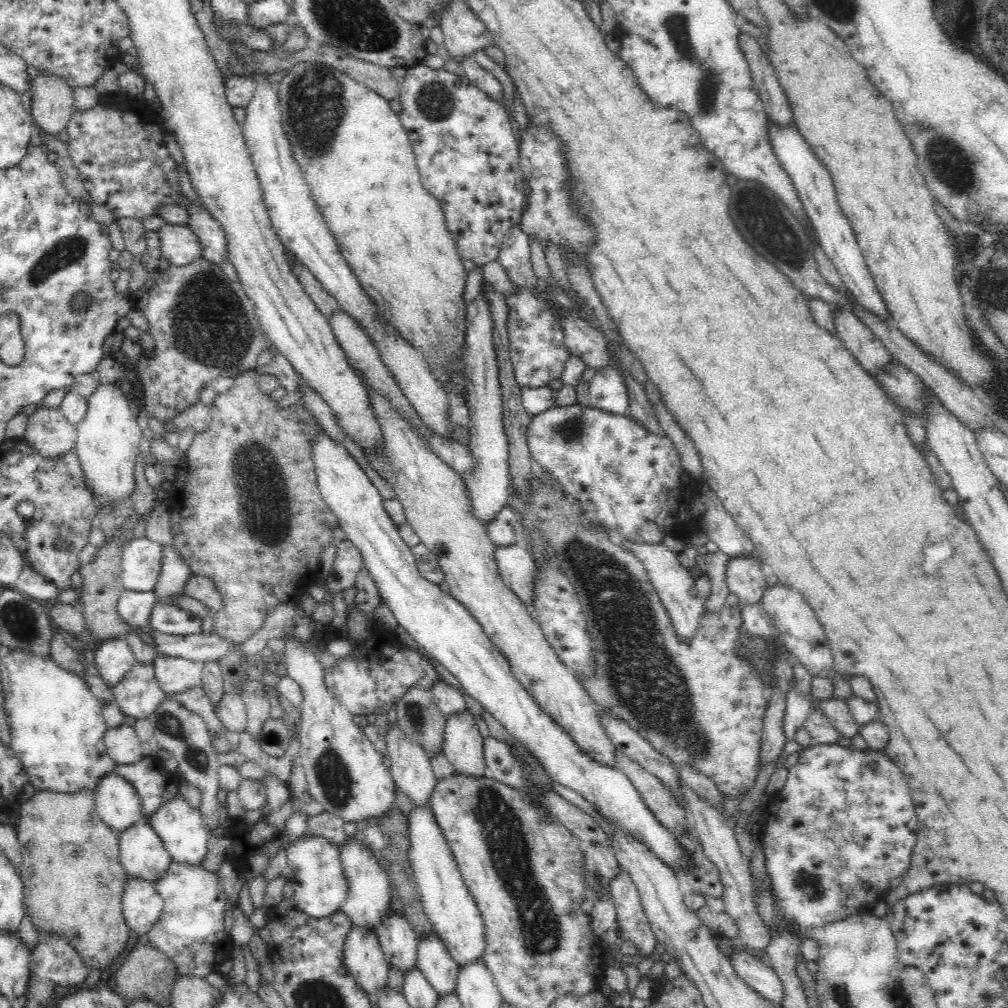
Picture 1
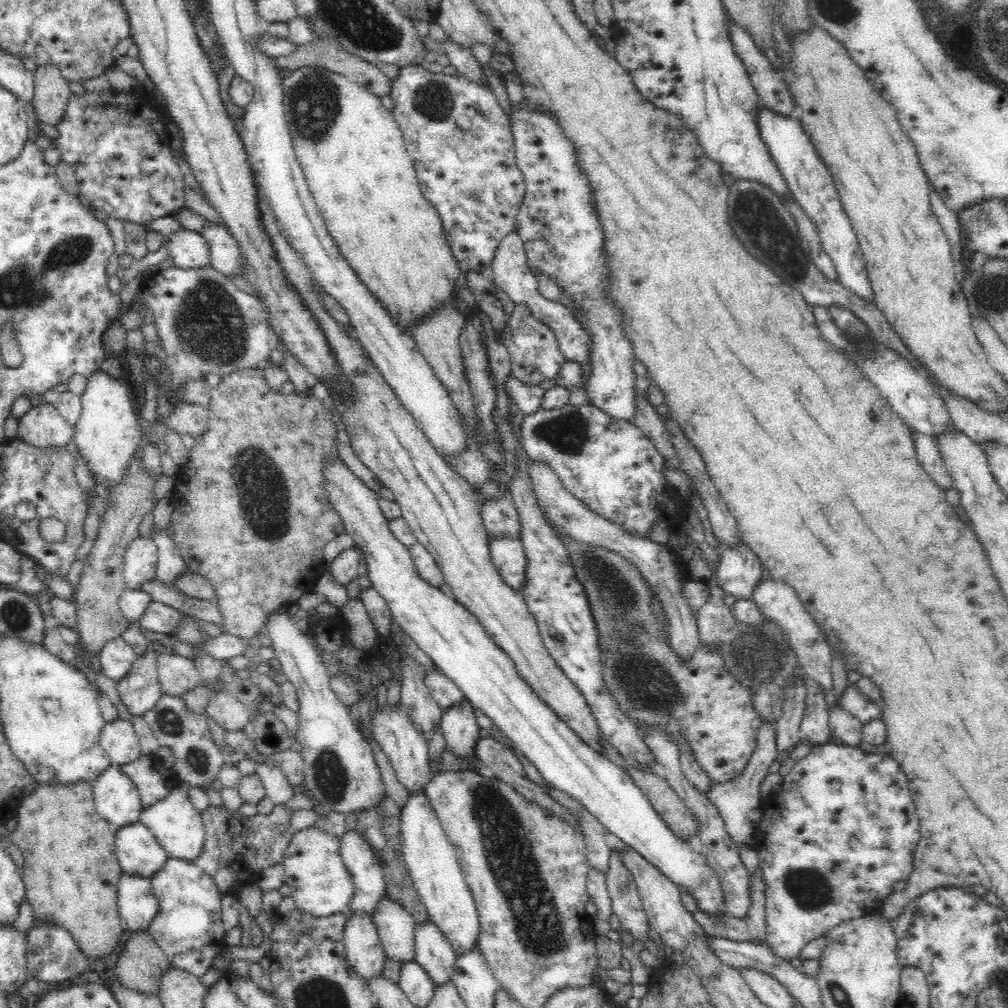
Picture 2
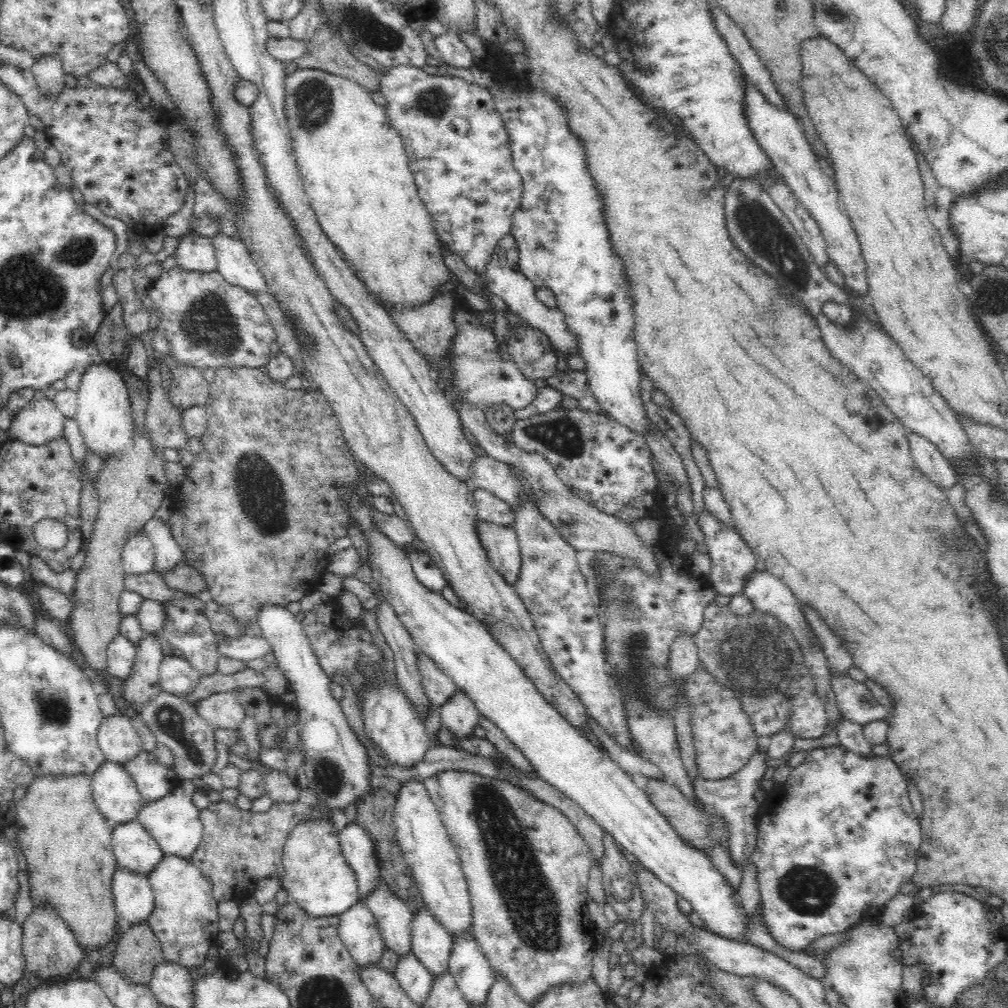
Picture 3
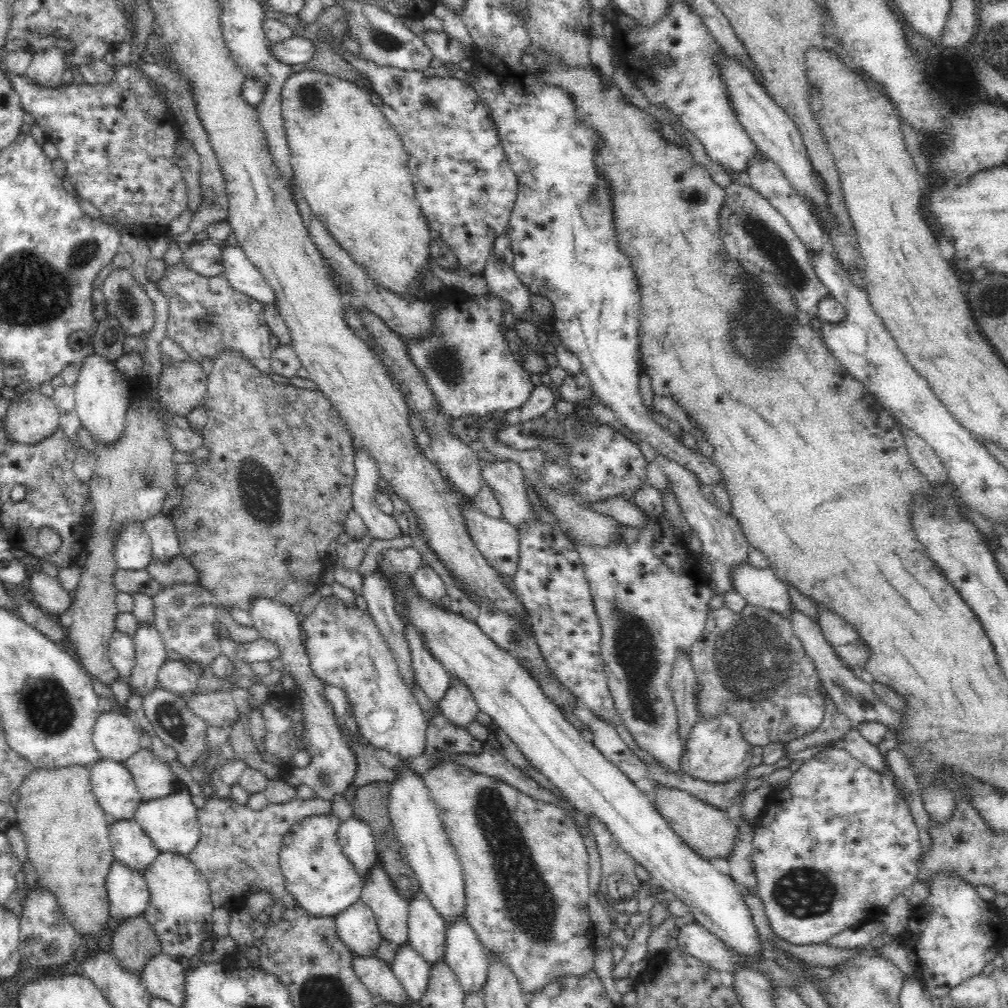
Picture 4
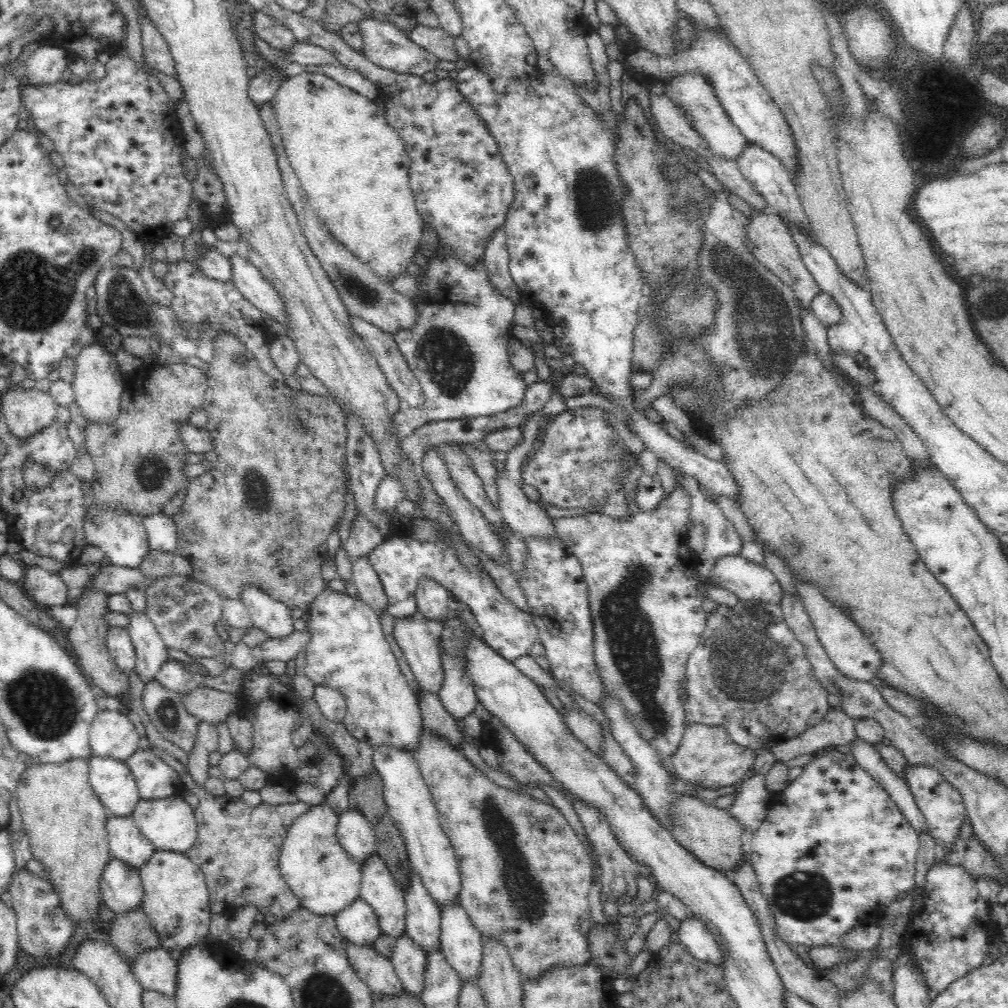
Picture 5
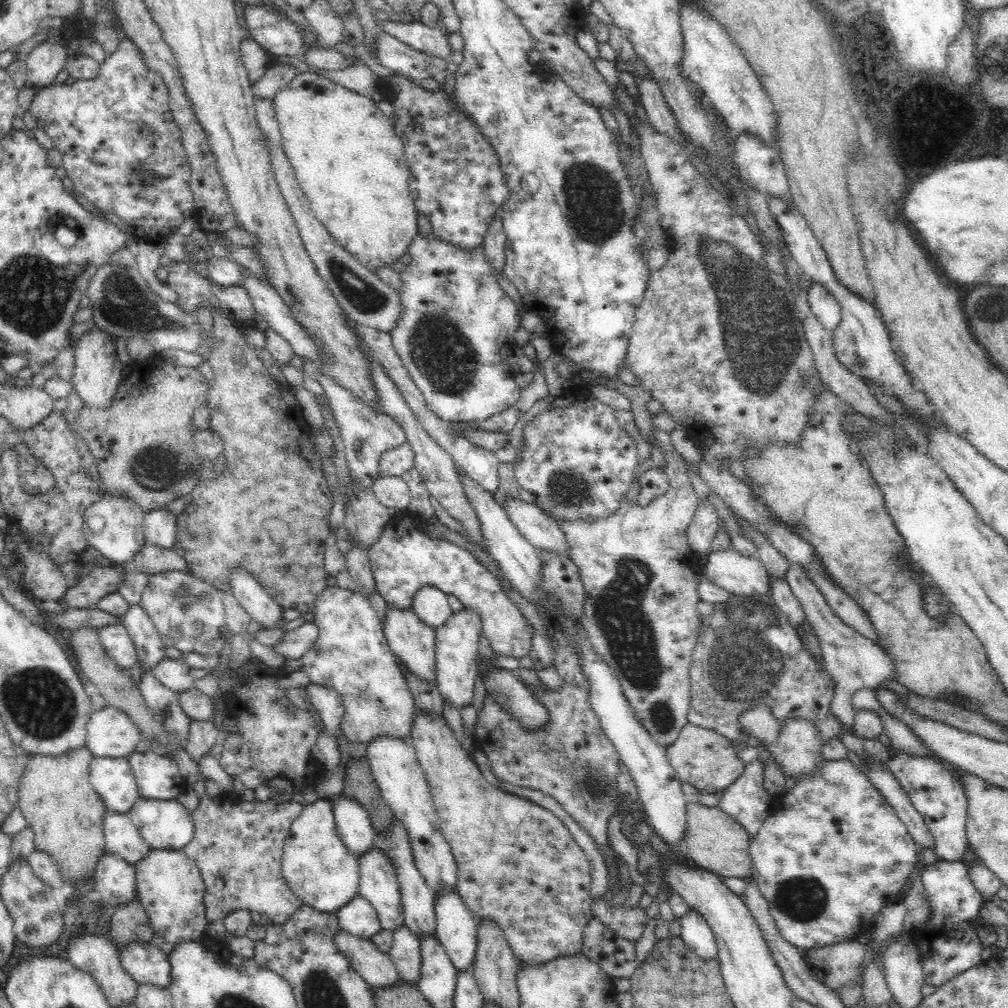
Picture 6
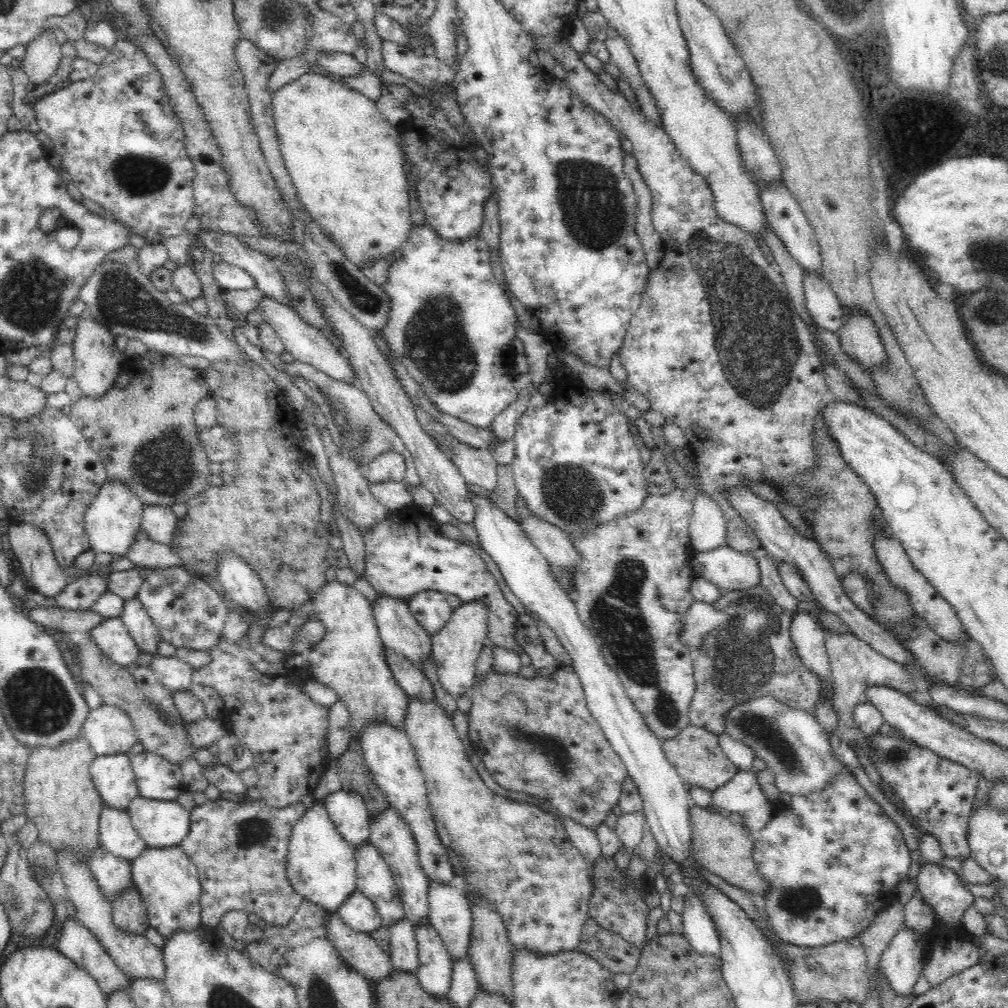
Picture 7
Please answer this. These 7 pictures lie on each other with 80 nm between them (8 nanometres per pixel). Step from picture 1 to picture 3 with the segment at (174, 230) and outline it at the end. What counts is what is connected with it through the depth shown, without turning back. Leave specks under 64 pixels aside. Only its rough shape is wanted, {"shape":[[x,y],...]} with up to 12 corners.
{"shape":[[193,232],[175,248],[178,267],[217,271],[212,239]]}

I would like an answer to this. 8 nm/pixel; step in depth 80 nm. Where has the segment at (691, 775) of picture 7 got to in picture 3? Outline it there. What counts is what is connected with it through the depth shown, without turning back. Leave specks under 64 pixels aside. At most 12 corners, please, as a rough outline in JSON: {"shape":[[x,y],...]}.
{"shape":[[698,667],[681,684],[693,706],[699,777],[742,770],[758,739],[734,691]]}

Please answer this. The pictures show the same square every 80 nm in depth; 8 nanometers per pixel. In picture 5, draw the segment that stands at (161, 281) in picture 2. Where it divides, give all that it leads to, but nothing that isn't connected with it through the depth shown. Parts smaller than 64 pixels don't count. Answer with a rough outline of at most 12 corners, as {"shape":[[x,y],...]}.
{"shape":[[167,261],[170,306],[196,342],[201,323],[234,335],[284,383],[262,313],[231,281]]}

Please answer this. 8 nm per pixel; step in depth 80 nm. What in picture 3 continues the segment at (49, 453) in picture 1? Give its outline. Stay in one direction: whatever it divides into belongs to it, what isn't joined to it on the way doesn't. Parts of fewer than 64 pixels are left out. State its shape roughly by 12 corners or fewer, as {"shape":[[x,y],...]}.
{"shape":[[38,395],[12,416],[10,440],[40,446],[63,435],[64,420]]}

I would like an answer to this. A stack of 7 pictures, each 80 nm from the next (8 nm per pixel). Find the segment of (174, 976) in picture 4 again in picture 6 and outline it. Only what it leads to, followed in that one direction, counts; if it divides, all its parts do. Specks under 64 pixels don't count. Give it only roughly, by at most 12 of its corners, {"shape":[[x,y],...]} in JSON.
{"shape":[[152,942],[117,944],[120,966],[138,984],[170,984],[168,955]]}

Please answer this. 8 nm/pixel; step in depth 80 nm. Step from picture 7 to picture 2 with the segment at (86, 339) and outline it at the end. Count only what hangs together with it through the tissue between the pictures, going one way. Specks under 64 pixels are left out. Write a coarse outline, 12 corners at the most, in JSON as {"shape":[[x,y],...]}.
{"shape":[[86,377],[73,444],[104,486],[147,436],[128,386]]}

